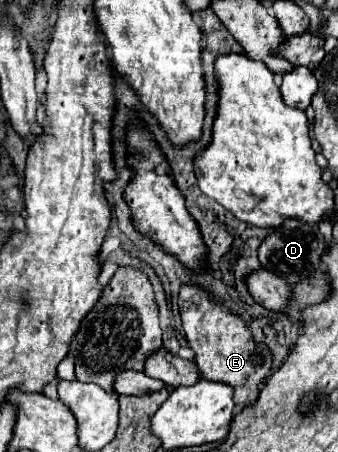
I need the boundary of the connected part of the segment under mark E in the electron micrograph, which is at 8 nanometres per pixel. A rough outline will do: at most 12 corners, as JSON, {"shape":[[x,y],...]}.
{"shape":[[197,286],[179,312],[205,380],[255,406],[271,352]]}

